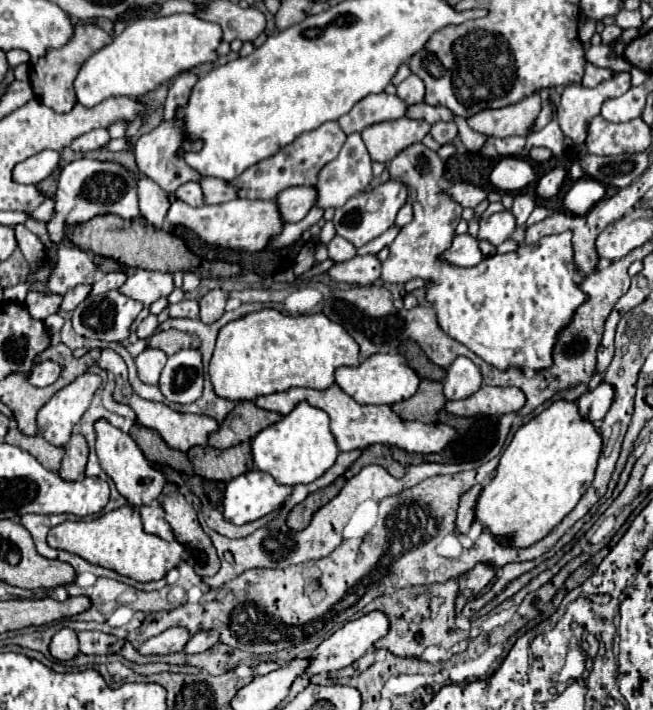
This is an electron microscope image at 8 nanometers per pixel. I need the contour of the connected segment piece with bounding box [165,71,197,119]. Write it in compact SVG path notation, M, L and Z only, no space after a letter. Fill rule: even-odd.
M185 71L185 73L177 75L177 79L173 81L173 85L169 89L167 101L165 101L165 119L169 119L169 115L173 115L173 107L177 107L177 103L187 103L193 83L197 83L197 75L193 71Z

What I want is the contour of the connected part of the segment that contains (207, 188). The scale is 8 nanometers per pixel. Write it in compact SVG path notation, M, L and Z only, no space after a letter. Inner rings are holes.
M201 179L201 187L205 191L205 203L225 203L237 199L239 187L223 179Z

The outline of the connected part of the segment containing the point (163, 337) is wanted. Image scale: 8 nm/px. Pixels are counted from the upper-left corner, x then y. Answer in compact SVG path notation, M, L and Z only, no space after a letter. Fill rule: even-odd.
M177 329L169 331L157 331L149 337L149 347L161 349L167 355L177 353L179 349L199 349L199 337L191 333L183 333Z

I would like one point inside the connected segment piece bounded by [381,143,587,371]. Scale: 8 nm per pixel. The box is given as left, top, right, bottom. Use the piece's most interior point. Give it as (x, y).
(507, 309)

